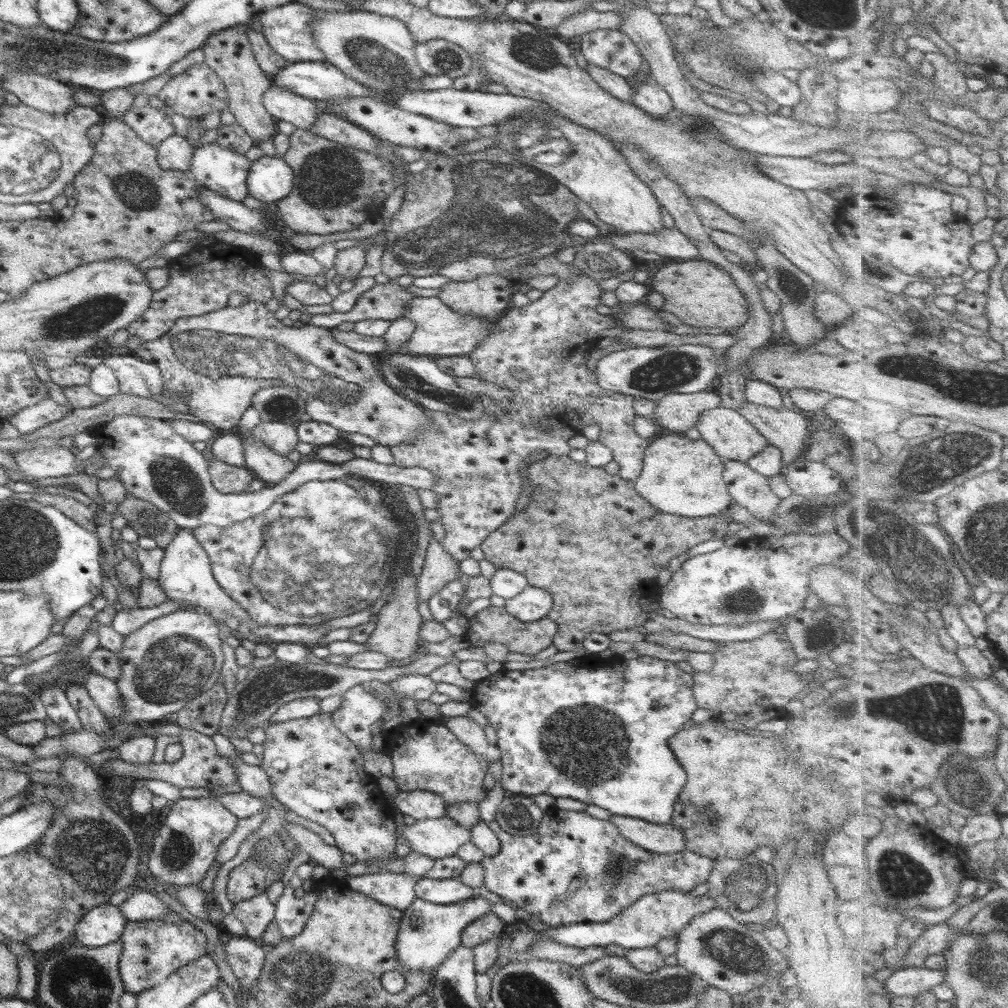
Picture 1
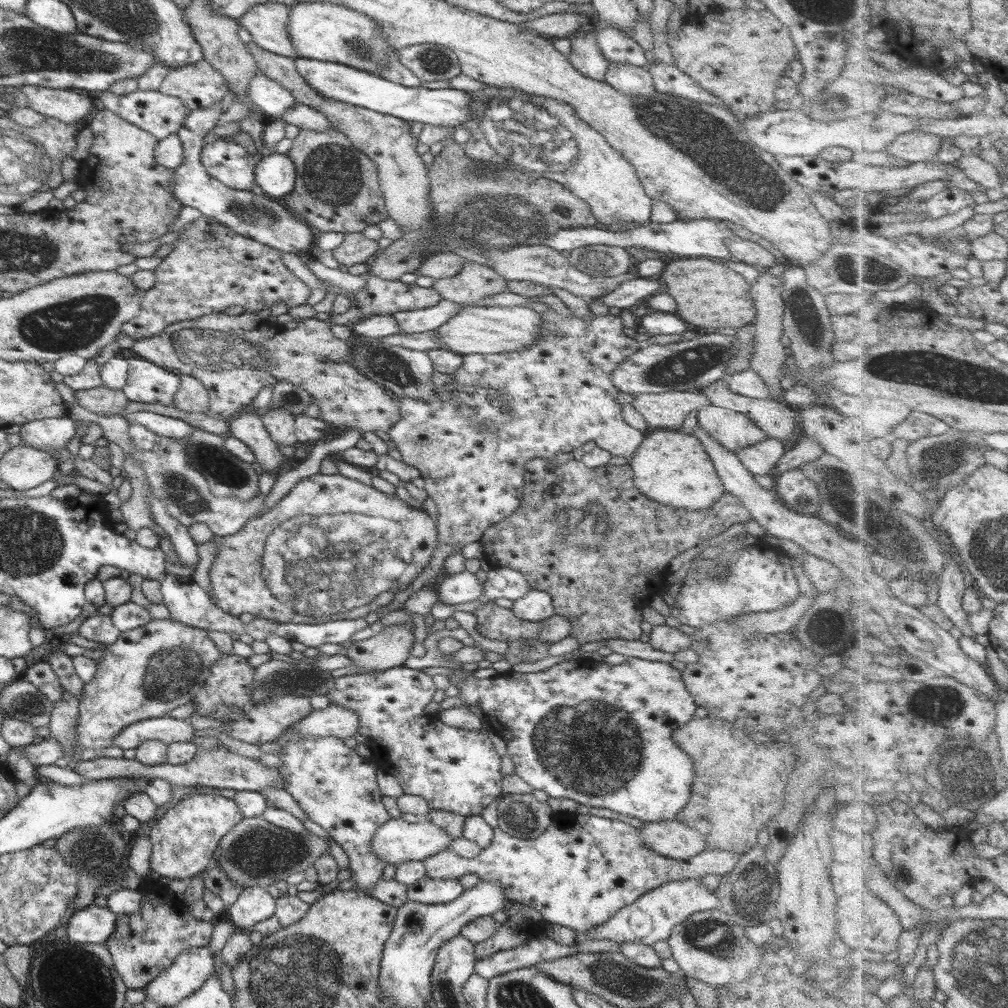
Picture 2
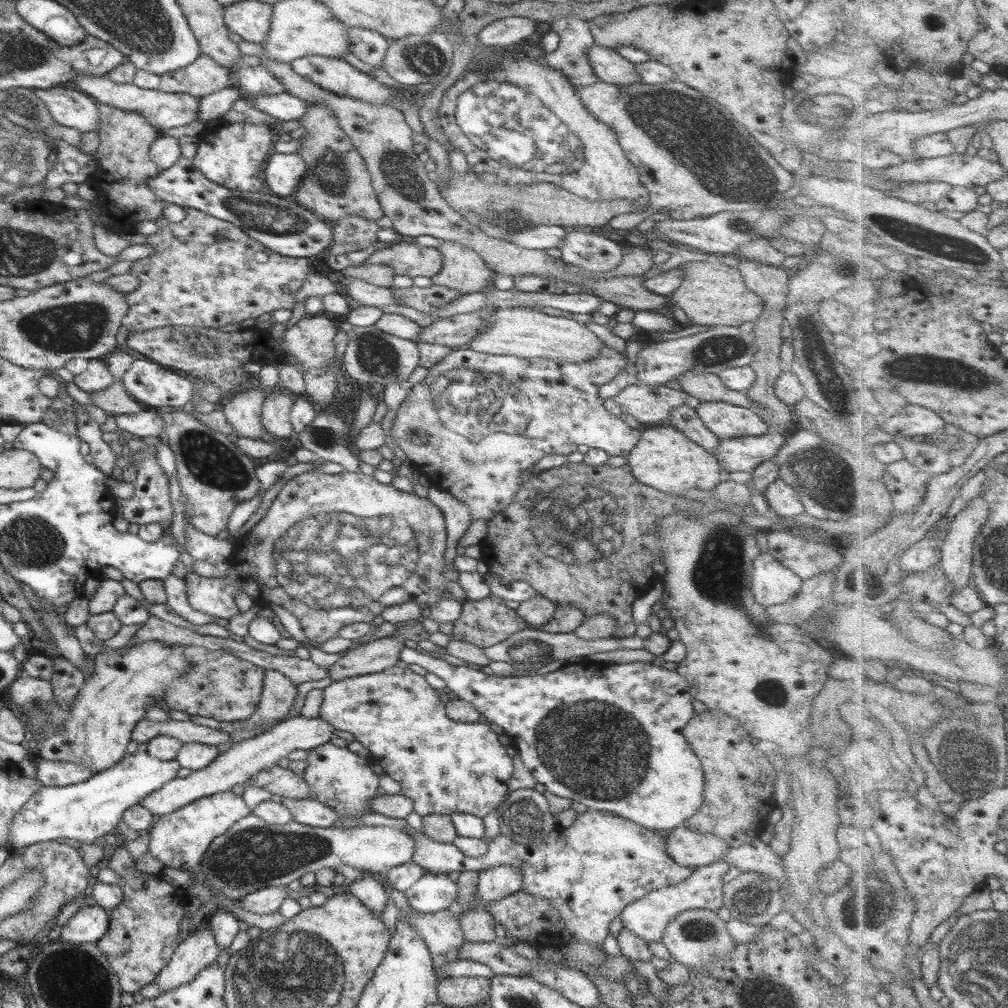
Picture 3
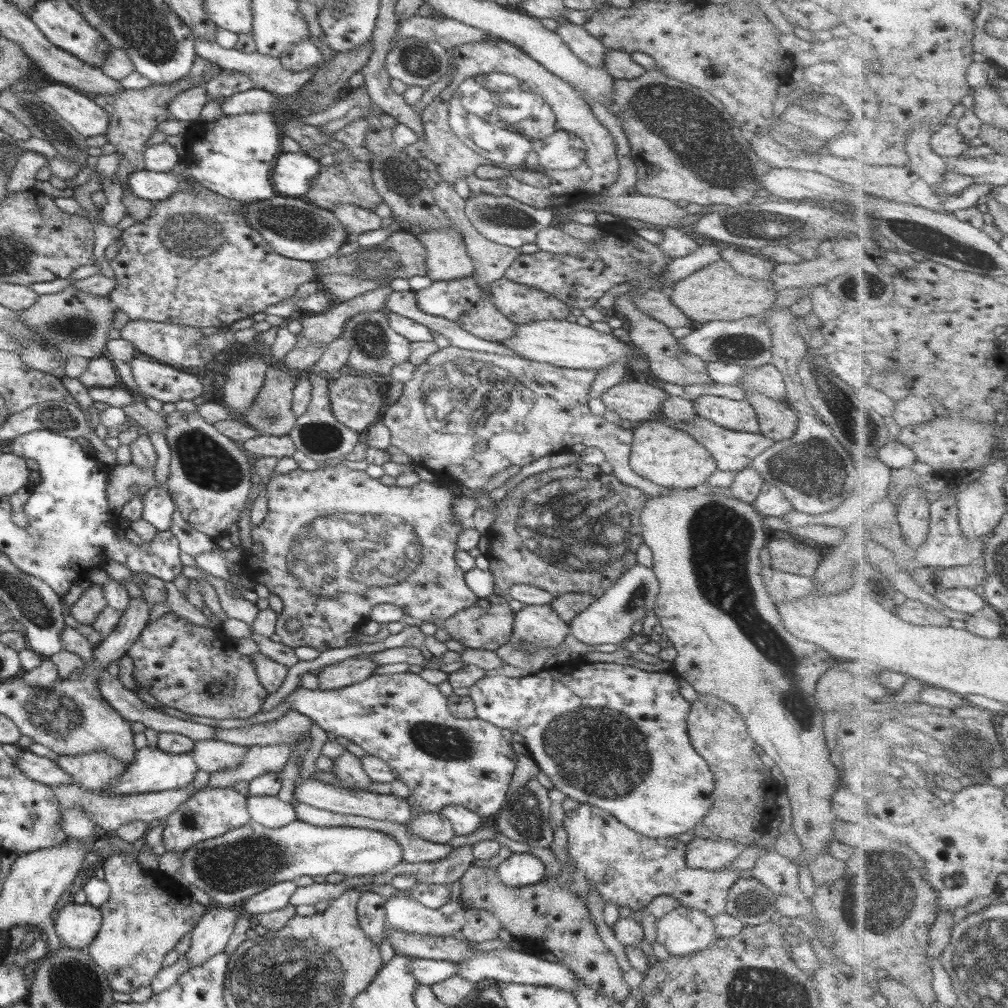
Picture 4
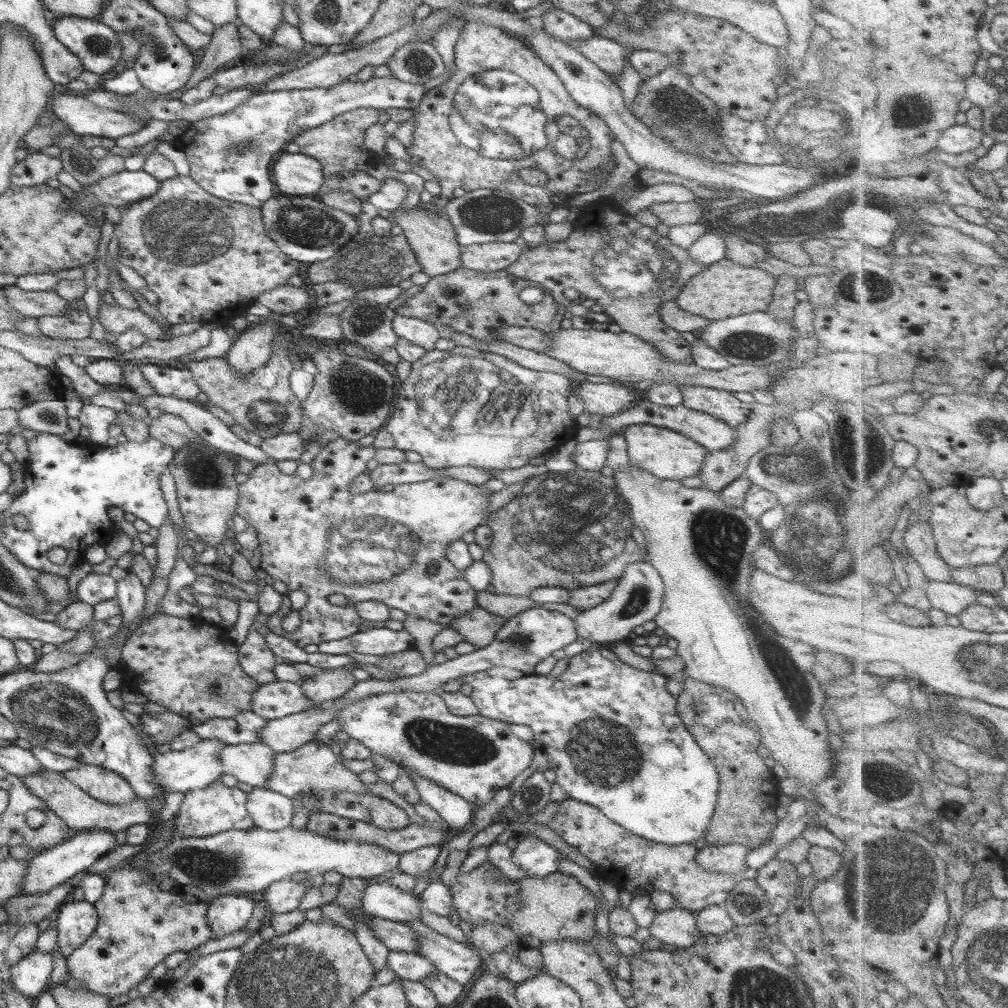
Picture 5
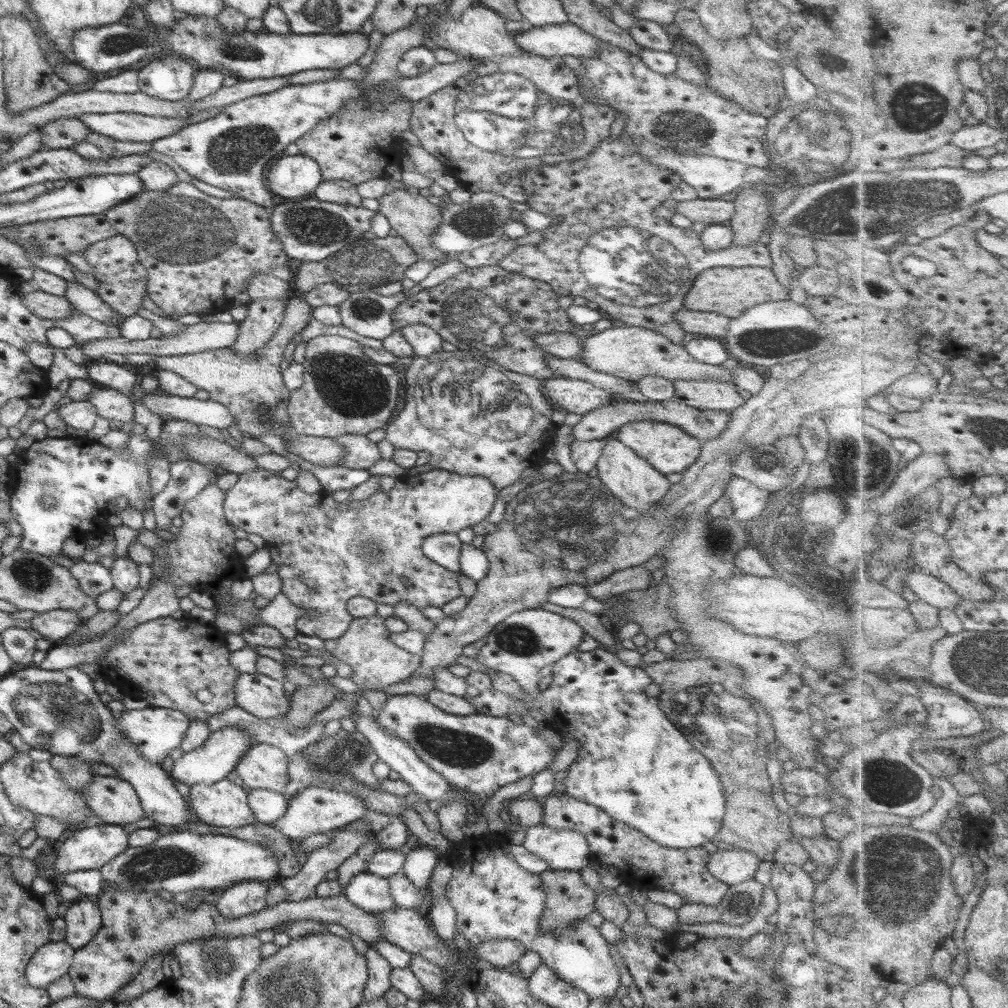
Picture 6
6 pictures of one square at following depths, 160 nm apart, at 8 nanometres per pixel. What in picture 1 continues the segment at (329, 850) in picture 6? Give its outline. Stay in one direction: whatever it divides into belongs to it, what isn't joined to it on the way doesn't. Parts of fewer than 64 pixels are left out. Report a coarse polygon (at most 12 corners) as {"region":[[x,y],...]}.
{"region":[[265,893],[240,900],[231,914],[245,937],[260,942],[274,918]]}

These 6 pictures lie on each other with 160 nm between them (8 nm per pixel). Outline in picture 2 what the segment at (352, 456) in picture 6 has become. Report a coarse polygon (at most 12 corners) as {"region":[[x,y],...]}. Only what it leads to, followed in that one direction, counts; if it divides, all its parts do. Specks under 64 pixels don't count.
{"region":[[339,473],[219,545],[231,616],[321,624],[408,591],[436,522]]}

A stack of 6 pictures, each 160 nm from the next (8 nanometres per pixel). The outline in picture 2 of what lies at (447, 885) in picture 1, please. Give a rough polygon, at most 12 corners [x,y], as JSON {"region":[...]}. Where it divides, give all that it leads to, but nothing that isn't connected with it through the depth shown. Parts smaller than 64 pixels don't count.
{"region":[[427,875],[406,887],[407,901],[428,905],[455,900],[458,879]]}

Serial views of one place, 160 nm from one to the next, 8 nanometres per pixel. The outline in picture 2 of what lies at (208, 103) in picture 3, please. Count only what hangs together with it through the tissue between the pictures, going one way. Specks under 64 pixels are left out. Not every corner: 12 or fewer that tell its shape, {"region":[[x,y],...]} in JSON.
{"region":[[221,104],[177,129],[182,161],[169,190],[229,230],[279,252],[313,250],[316,234],[272,198],[227,188],[201,164]]}

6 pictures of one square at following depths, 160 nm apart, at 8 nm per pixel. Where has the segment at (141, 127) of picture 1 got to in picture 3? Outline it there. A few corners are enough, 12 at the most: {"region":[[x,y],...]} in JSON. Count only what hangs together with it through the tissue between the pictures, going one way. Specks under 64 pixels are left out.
{"region":[[105,75],[72,85],[113,109],[141,114],[162,134],[197,117],[198,98],[119,84]]}

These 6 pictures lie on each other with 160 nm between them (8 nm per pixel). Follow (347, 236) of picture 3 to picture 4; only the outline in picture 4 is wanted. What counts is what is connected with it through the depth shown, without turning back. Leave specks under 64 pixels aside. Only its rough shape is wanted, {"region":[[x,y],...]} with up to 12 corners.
{"region":[[352,204],[337,205],[335,218],[348,234],[381,228],[372,211]]}

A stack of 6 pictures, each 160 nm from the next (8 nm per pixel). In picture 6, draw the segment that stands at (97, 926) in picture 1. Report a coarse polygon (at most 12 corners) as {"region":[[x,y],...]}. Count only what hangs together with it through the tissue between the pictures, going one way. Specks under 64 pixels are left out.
{"region":[[93,901],[73,902],[62,918],[73,950],[101,929]]}

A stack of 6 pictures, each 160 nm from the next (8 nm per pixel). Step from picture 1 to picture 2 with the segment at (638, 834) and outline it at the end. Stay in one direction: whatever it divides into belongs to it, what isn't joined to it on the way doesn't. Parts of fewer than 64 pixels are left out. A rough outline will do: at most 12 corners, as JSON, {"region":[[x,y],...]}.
{"region":[[676,821],[643,824],[643,846],[687,861],[705,851],[703,836]]}

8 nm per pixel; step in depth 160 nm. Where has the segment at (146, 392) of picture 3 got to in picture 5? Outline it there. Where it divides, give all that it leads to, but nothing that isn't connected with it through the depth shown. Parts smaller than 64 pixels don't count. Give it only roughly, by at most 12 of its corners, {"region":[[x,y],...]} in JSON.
{"region":[[154,361],[137,368],[155,394],[194,400],[186,369]]}

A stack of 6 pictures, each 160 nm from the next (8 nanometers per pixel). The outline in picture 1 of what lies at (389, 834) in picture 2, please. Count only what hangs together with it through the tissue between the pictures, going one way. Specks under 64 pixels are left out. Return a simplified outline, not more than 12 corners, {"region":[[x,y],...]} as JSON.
{"region":[[448,817],[396,828],[412,852],[454,856],[471,833]]}

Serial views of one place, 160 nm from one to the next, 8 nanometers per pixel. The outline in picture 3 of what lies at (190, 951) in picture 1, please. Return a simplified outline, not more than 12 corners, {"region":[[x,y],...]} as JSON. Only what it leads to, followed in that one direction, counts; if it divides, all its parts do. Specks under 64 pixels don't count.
{"region":[[122,845],[106,868],[122,899],[95,943],[133,994],[179,944],[183,889],[138,871]]}

